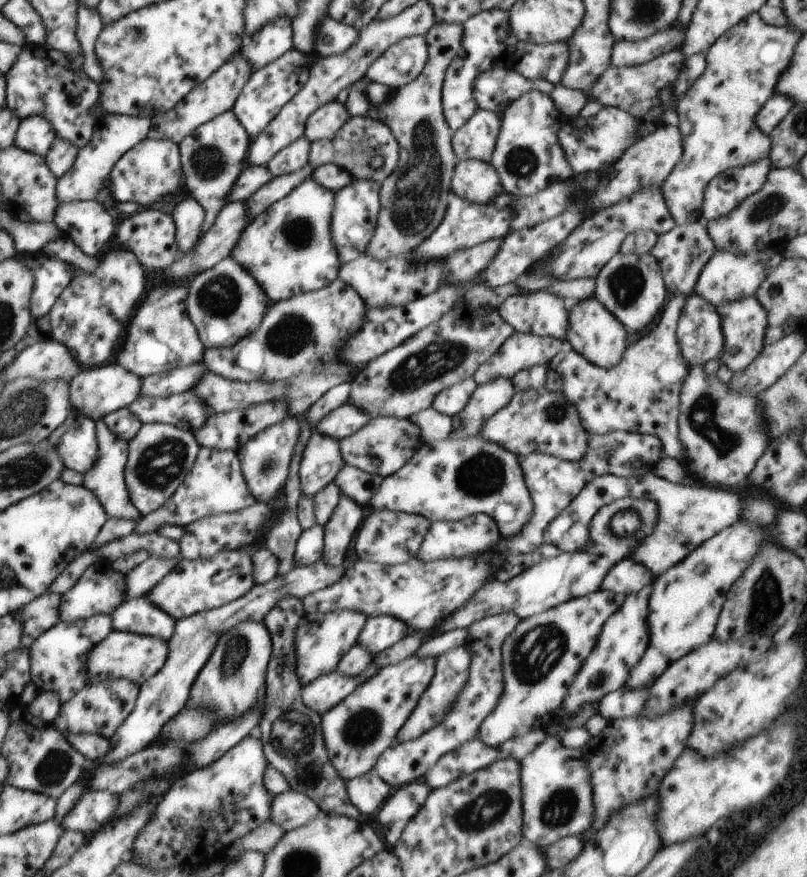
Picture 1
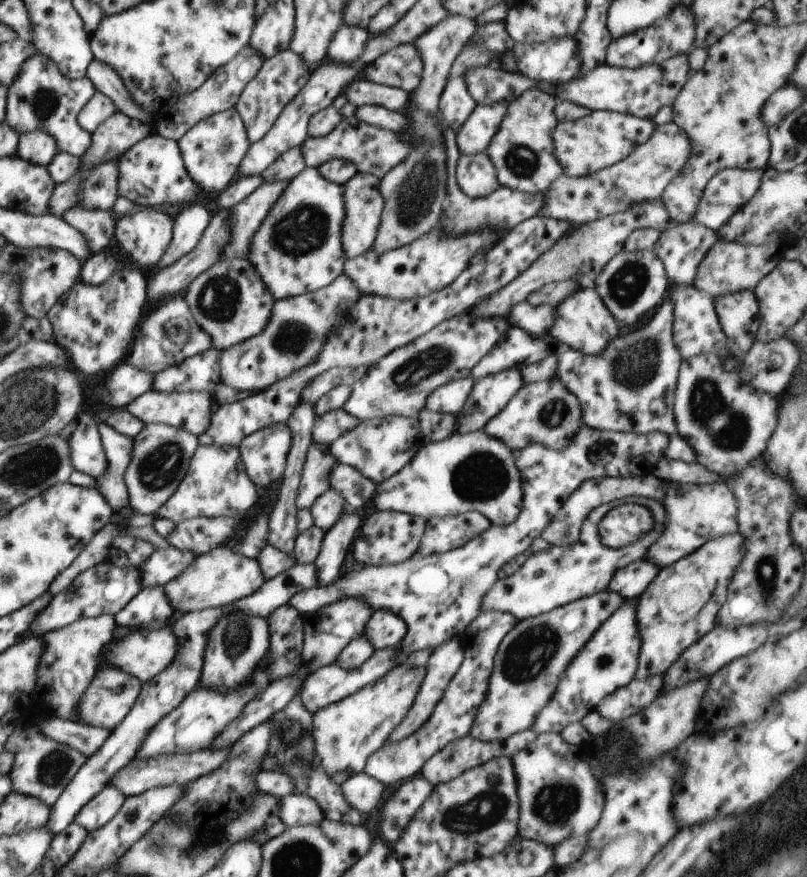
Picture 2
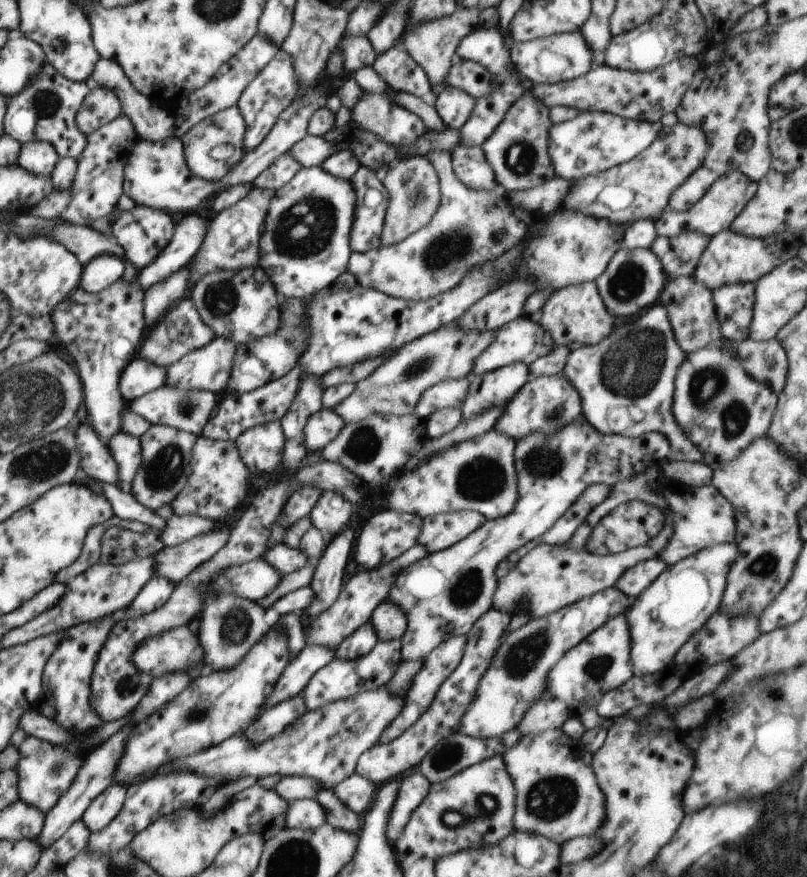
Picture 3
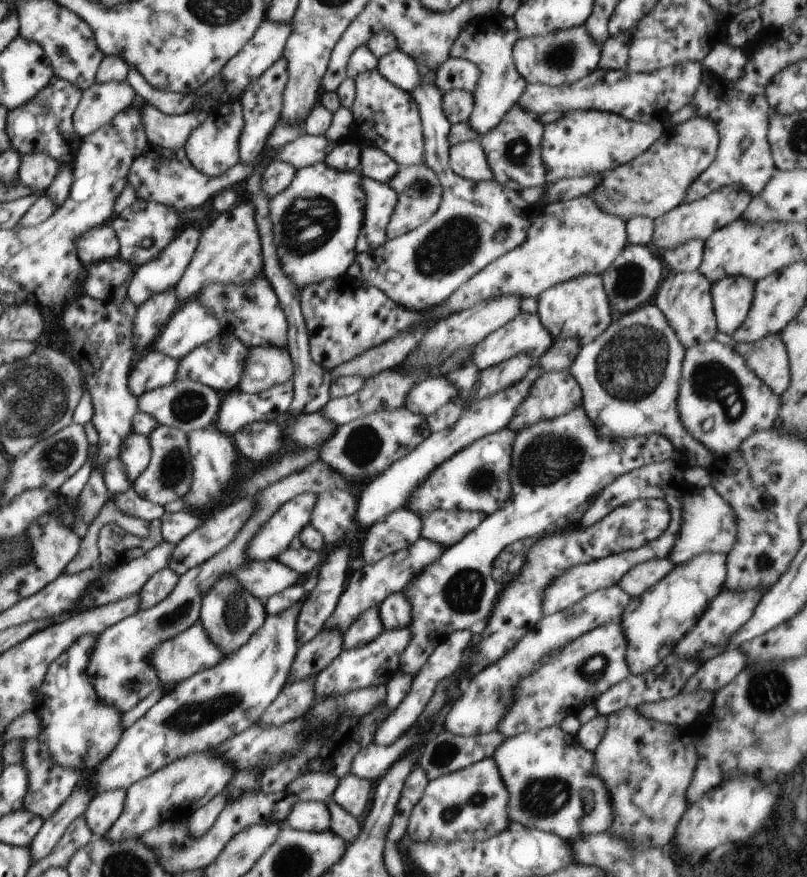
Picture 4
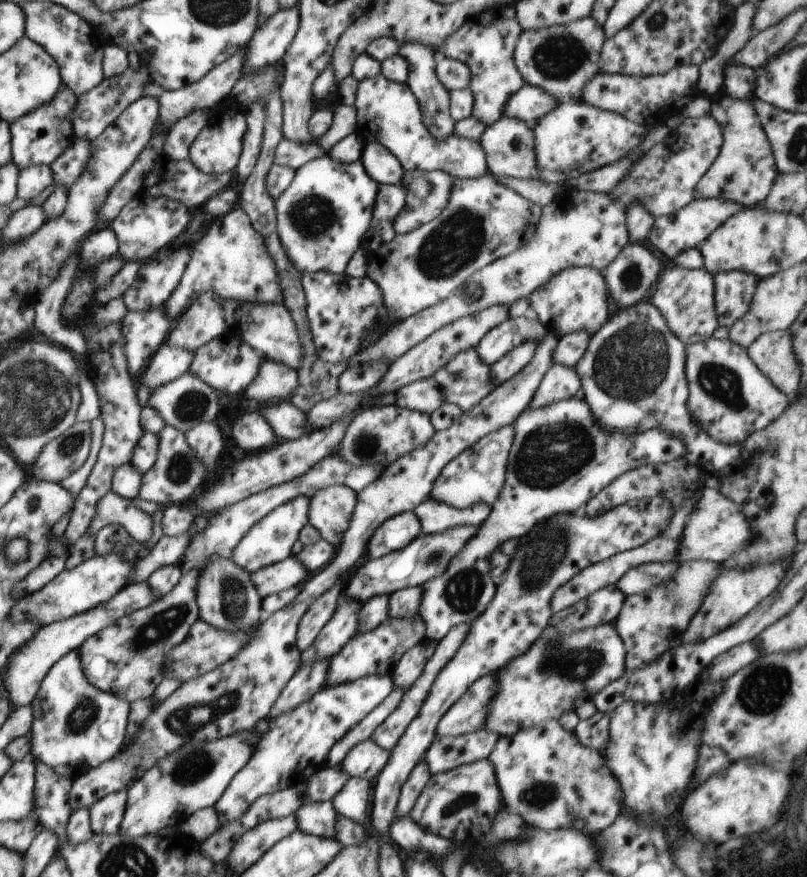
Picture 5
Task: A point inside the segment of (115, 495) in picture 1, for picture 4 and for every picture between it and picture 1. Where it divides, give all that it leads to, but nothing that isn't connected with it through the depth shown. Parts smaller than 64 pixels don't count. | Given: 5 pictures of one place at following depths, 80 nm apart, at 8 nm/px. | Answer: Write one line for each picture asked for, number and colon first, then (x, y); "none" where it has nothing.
2: (118, 449)
3: (126, 450)
4: (136, 452)

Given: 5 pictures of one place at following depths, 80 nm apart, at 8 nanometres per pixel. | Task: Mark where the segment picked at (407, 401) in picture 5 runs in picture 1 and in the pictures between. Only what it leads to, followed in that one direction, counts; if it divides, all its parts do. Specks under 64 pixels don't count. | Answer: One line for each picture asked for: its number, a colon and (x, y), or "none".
1: (450, 401)
2: (449, 399)
3: (450, 393)
4: (425, 398)

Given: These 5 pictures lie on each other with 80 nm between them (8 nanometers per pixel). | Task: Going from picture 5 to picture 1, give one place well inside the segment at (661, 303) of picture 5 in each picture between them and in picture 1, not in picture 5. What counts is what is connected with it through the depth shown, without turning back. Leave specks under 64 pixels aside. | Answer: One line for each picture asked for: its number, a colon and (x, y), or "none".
1: (700, 334)
2: (697, 330)
3: (691, 309)
4: (685, 299)

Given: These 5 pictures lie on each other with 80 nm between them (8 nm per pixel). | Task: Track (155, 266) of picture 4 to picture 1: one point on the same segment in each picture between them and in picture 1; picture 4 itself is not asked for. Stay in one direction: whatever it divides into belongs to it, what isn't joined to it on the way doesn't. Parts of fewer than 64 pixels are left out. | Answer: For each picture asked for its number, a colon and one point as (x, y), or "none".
1: (188, 215)
2: (188, 225)
3: (189, 233)

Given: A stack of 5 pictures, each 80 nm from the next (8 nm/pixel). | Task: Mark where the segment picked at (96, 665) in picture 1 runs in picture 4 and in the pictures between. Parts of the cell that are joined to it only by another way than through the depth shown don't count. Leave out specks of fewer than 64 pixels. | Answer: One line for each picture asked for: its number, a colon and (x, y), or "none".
2: (143, 654)
3: (165, 653)
4: (176, 660)

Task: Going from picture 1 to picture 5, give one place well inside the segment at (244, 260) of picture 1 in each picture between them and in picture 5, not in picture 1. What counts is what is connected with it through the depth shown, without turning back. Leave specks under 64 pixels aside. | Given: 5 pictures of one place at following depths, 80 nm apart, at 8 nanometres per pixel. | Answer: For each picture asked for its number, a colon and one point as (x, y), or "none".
2: (297, 249)
3: (305, 242)
4: (317, 220)
5: (322, 216)

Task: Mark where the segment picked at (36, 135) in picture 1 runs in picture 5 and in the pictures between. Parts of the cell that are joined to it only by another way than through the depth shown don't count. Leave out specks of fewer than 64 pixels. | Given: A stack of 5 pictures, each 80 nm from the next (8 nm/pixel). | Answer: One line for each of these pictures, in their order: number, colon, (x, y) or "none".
2: (37, 146)
3: (40, 158)
4: (37, 170)
5: (32, 180)

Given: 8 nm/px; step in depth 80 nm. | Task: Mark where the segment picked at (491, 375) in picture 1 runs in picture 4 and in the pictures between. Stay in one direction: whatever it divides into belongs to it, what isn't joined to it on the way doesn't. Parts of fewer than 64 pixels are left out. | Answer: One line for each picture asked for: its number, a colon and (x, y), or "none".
2: (518, 349)
3: (523, 340)
4: (524, 333)

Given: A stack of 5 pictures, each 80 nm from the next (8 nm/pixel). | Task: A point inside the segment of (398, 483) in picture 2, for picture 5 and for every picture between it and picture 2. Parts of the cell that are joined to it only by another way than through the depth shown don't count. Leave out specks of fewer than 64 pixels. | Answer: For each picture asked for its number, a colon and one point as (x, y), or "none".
3: (479, 475)
4: (477, 478)
5: (477, 475)

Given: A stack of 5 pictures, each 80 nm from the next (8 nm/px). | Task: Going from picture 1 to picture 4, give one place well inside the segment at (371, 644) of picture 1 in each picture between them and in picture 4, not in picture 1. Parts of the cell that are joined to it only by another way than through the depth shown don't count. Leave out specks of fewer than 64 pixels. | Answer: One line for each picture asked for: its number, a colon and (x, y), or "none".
2: (385, 629)
3: (389, 621)
4: (395, 611)

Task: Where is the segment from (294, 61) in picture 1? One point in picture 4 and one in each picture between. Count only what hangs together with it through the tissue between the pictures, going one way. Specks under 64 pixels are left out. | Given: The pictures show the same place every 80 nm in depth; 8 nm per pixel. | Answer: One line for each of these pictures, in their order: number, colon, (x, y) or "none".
2: (280, 78)
3: (274, 89)
4: (261, 103)

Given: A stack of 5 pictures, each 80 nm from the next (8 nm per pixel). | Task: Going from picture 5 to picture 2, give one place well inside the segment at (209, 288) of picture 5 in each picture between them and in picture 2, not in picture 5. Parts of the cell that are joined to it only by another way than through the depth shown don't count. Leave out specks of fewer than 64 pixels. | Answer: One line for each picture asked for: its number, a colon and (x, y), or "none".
2: (246, 216)
3: (232, 242)
4: (229, 251)

